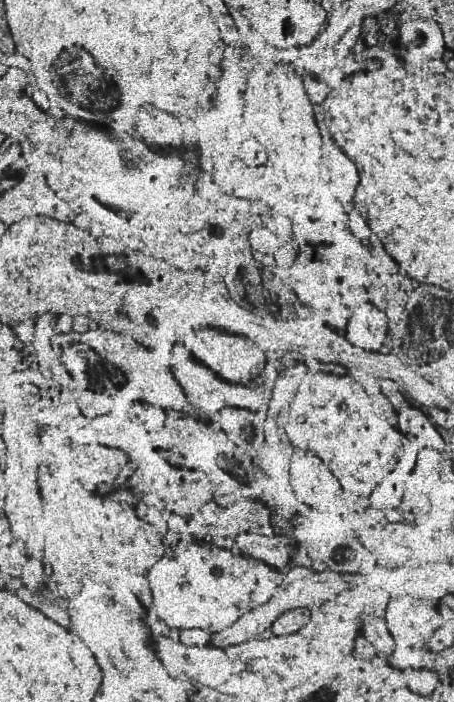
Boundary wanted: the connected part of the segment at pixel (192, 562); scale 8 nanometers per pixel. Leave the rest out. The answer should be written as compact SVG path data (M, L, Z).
M195 544L177 548L153 564L149 570L149 586L155 598L151 608L173 630L201 628L215 634L245 612L265 604L281 582L283 574L279 570L255 558L233 554L215 544Z

